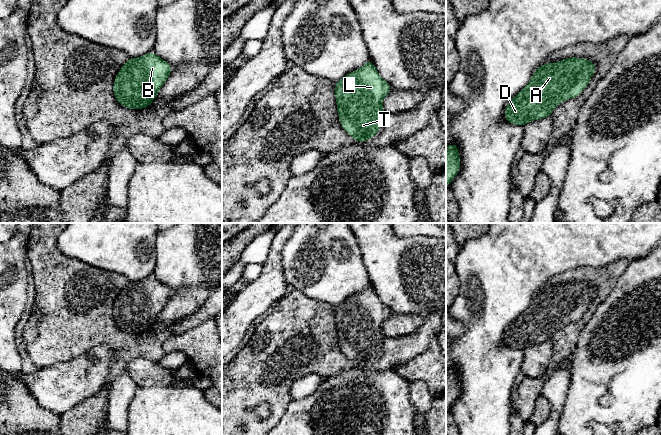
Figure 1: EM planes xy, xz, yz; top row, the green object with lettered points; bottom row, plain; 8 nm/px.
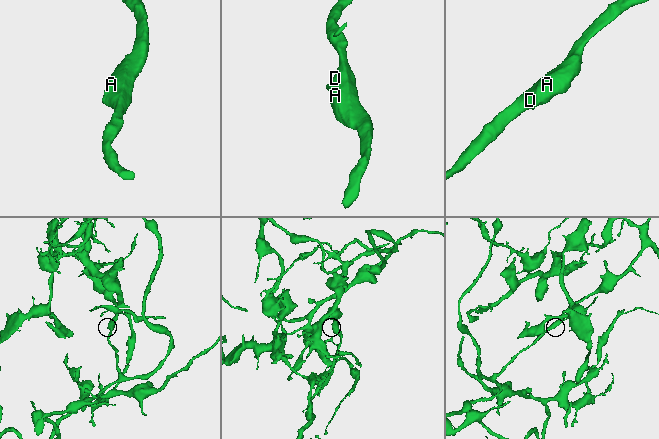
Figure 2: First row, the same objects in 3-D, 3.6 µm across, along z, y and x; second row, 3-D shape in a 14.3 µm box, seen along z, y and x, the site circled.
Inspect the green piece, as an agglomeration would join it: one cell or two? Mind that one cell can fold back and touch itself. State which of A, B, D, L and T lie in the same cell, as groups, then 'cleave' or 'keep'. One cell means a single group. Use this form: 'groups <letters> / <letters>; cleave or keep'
groups A B D L T; keep

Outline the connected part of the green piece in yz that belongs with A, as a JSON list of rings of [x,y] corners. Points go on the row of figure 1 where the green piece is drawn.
[[[570,57],[556,63],[543,63],[533,73],[528,85],[505,108],[505,119],[525,126],[533,120],[549,117],[554,108],[579,96],[596,71],[596,63]]]

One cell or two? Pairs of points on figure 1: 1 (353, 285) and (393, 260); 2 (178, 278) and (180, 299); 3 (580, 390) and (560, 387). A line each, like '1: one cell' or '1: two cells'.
1: two cells
2: two cells
3: two cells

